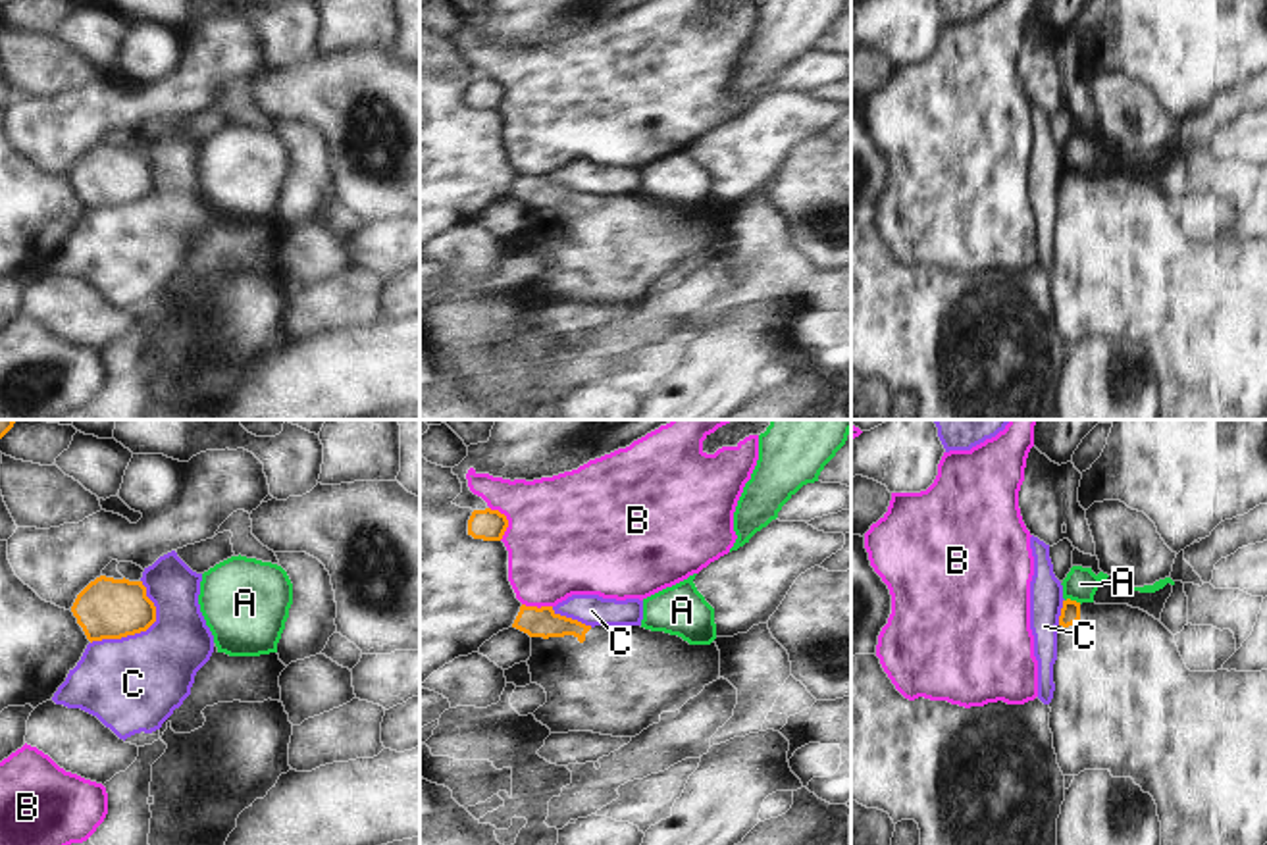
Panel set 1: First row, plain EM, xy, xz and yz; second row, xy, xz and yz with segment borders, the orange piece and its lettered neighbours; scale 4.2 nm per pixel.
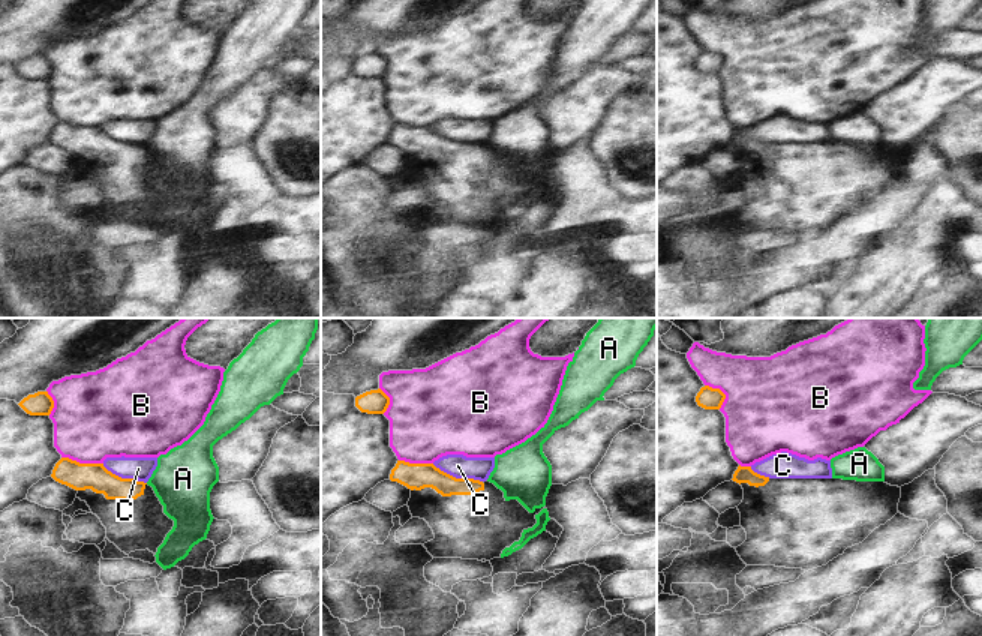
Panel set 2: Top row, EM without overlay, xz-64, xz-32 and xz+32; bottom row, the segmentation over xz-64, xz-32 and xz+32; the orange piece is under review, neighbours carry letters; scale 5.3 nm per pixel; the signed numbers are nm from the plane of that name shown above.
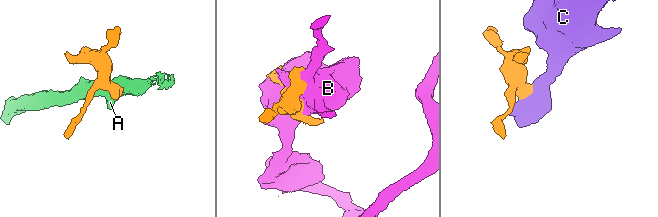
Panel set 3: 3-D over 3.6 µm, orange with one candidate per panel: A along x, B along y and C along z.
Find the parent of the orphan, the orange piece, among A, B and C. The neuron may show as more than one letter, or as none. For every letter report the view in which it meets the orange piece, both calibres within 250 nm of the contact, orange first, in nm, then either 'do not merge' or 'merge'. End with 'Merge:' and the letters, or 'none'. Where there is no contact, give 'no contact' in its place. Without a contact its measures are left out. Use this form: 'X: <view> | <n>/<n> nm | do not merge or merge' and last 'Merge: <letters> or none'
A: yz | 80/140 nm | do not merge
B: xz | 130/480 nm | do not merge
C: xy | 260/400 nm | do not merge
Merge: none

